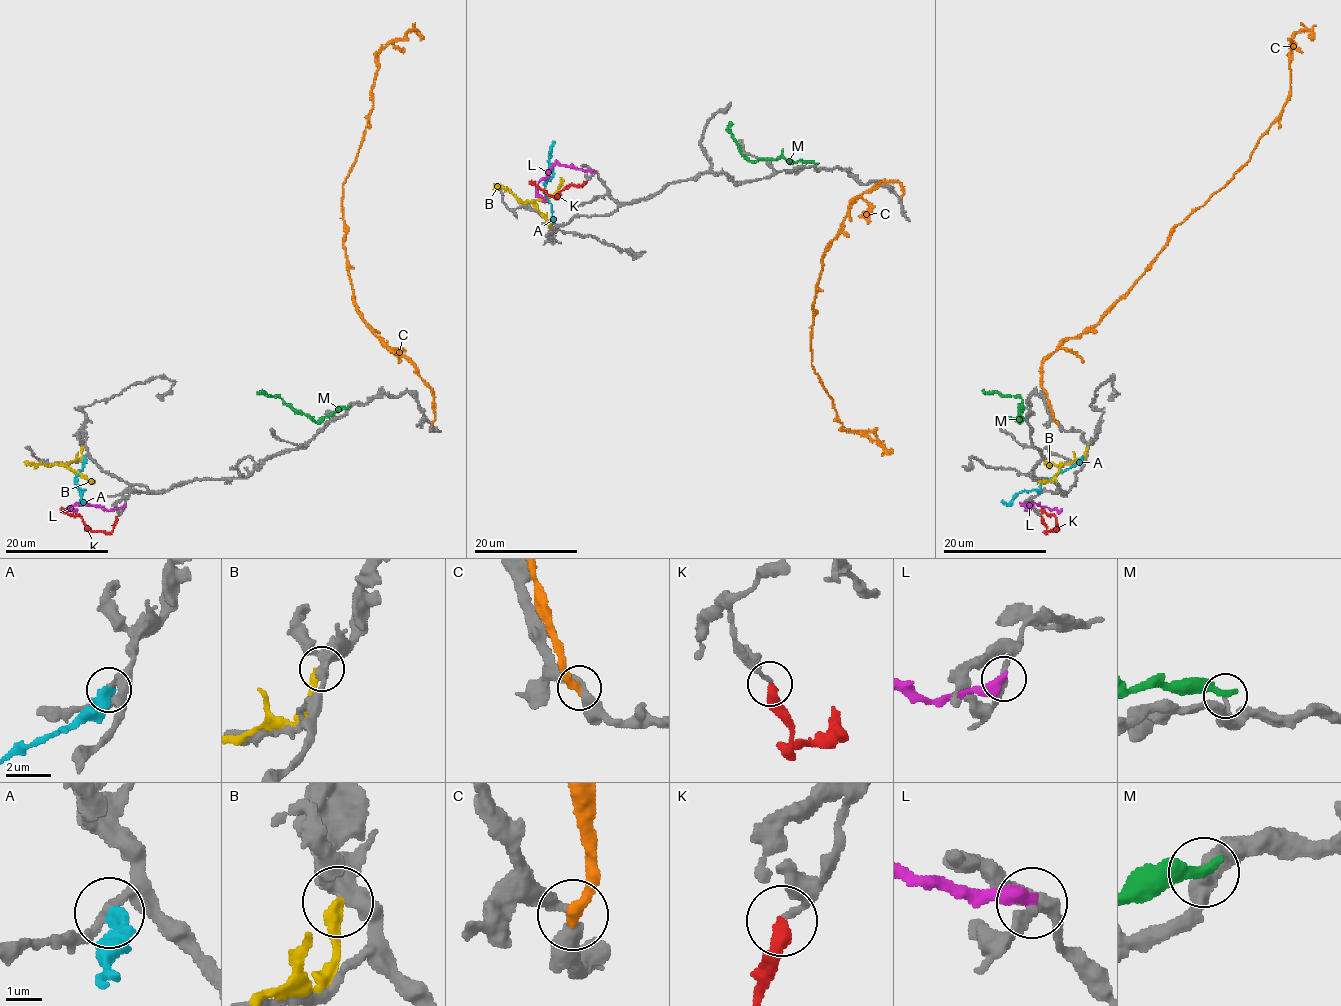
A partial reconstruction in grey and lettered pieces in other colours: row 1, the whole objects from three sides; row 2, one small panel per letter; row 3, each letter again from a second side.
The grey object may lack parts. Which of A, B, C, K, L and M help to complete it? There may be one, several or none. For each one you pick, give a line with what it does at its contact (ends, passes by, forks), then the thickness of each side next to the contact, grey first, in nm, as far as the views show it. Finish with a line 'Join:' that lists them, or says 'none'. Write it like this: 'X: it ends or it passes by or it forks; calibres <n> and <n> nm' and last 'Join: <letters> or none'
K: it ends; calibres 170 and 420 nm
Join: K

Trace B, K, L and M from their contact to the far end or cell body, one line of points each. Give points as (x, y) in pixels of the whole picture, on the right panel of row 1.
B: (1088, 447), (1080, 459), (1062, 464), (1049, 464), (1049, 462)
K: (1041, 517), (1045, 532), (1051, 532), (1055, 528), (1055, 517), (1041, 508)
L: (1032, 504), (1028, 510), (1024, 504), (1036, 503), (1062, 510)
M: (1024, 407), (1019, 421), (1022, 399), (981, 390)

